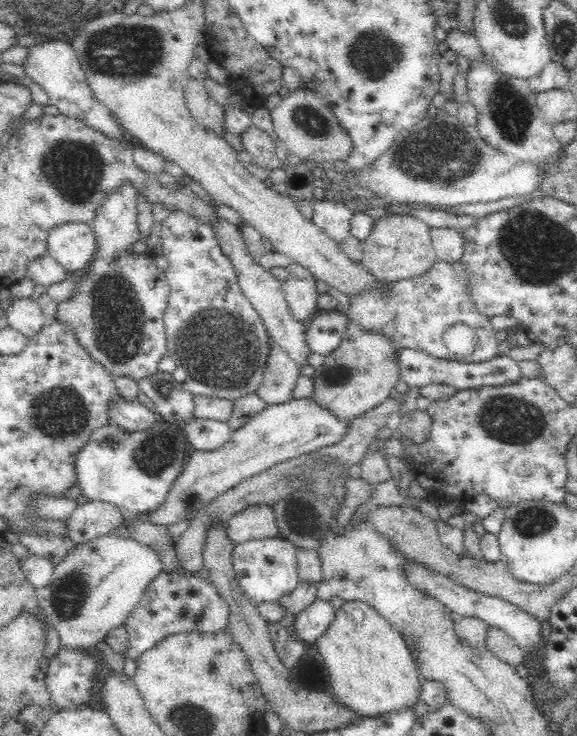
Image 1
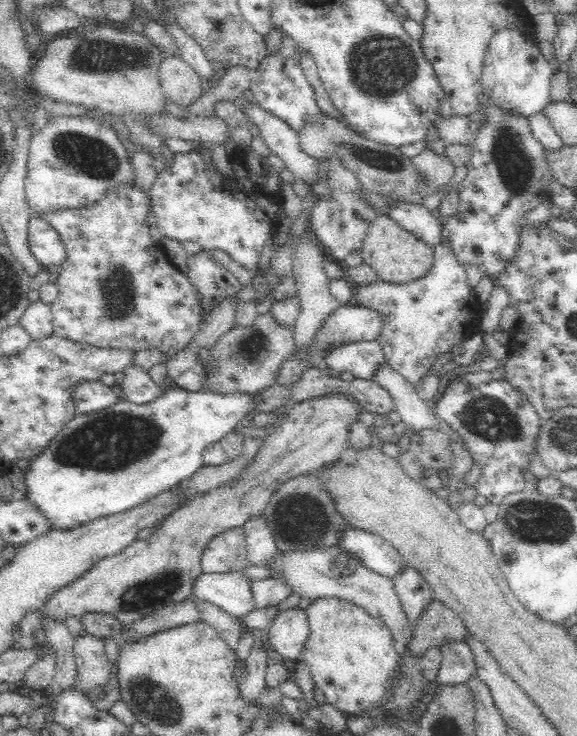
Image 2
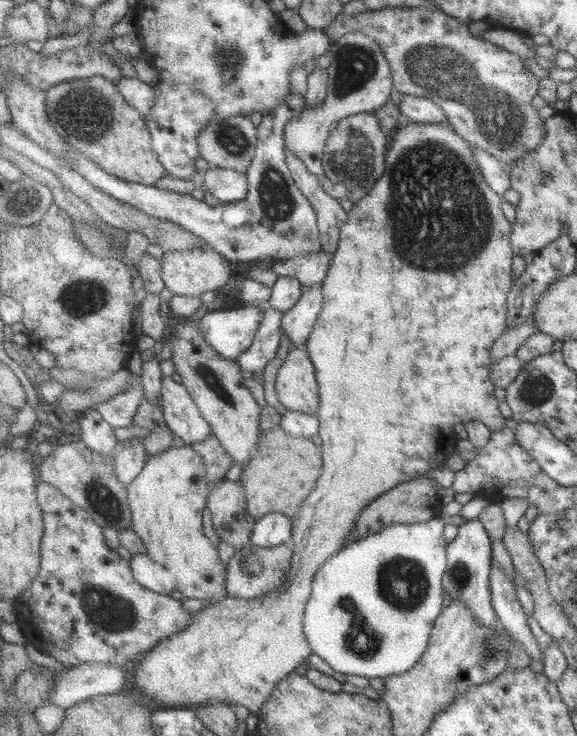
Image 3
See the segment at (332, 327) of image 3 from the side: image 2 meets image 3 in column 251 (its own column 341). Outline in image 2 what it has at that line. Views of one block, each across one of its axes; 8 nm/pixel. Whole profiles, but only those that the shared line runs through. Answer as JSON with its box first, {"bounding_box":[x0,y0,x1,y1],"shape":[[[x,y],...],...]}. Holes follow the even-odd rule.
{"bounding_box":[299,597,401,716],"shape":[[[336,597],[313,599],[305,611],[310,634],[299,660],[308,665],[326,702],[346,716],[383,706],[383,698],[401,660],[400,646],[387,623],[364,608]]]}

